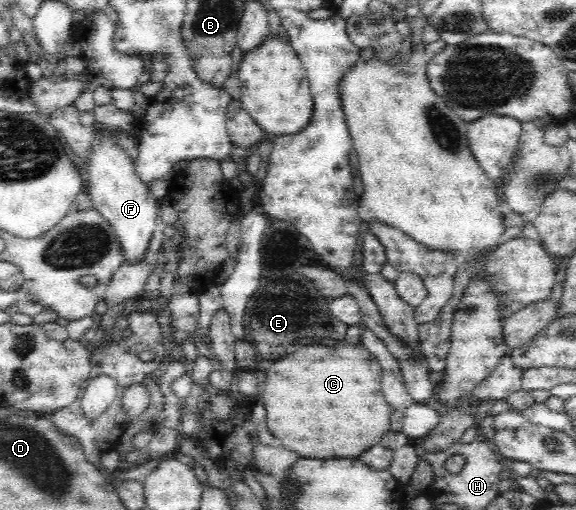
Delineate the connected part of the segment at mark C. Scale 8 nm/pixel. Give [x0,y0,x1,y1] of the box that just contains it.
[262,339,391,460]

